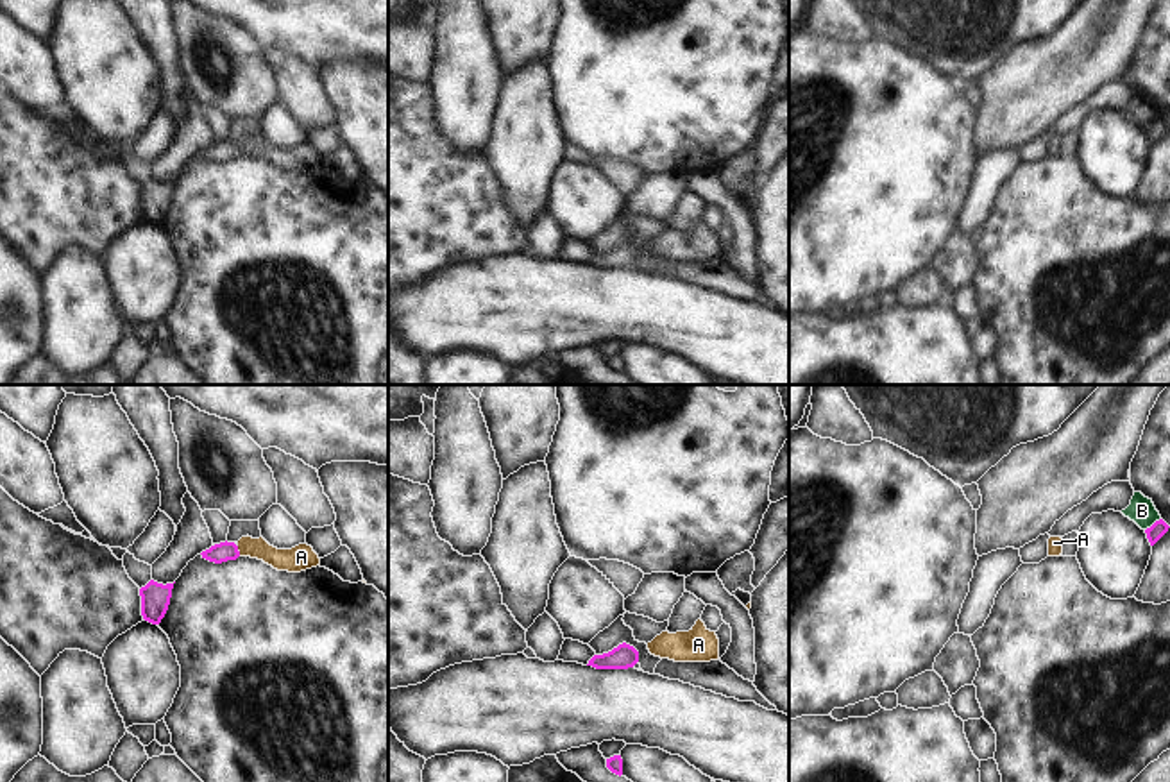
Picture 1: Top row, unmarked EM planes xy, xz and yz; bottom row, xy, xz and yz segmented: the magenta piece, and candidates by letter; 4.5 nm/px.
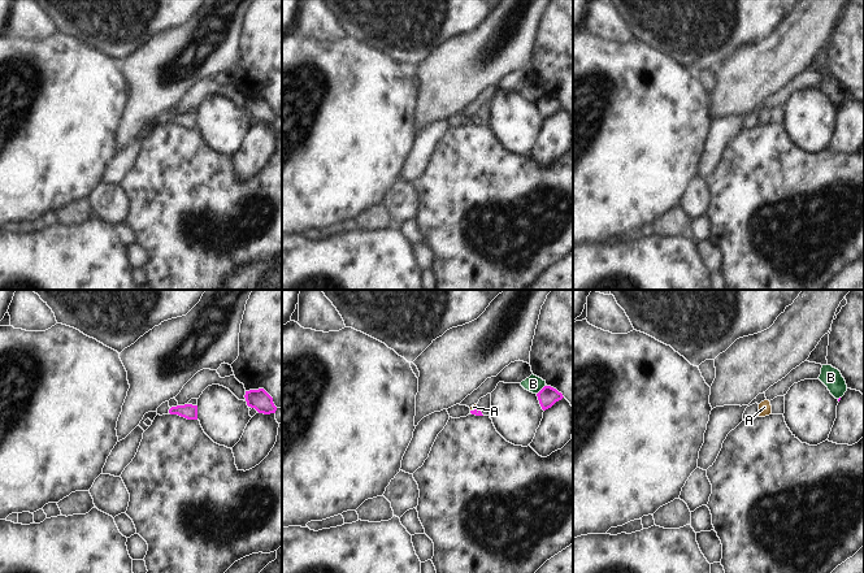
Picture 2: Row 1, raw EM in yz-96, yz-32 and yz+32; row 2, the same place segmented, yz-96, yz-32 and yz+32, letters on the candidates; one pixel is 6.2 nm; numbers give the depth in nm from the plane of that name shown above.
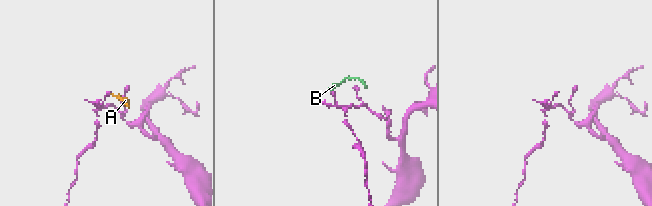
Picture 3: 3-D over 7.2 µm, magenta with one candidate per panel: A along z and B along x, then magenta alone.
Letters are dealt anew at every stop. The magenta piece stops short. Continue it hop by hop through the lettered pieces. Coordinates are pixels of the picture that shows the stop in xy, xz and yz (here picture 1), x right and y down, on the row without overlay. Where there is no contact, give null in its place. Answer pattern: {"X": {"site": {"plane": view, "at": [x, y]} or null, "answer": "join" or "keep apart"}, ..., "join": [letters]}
{"A": {"site": {"plane": "xy", "at": [238, 151]}, "answer": "join"}, "B": {"site": {"plane": "yz", "at": [1154, 122]}, "answer": "keep apart"}, "join": ["A"]}

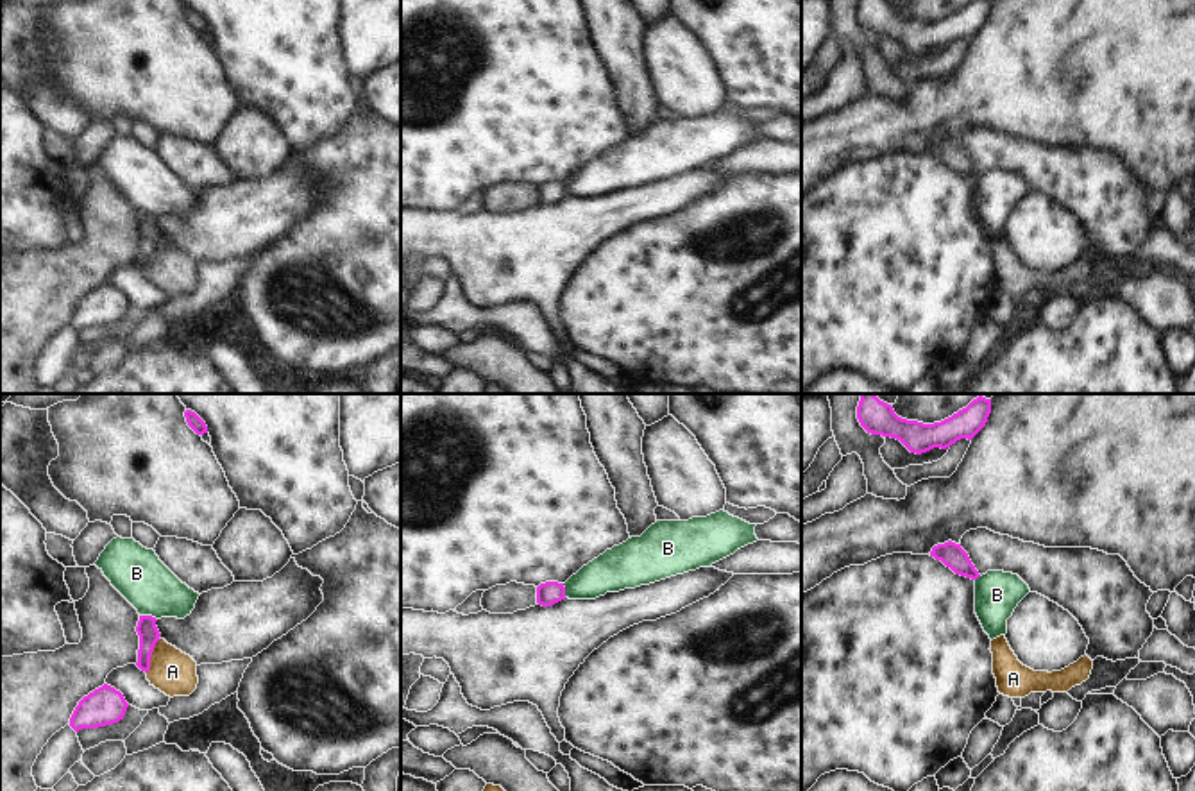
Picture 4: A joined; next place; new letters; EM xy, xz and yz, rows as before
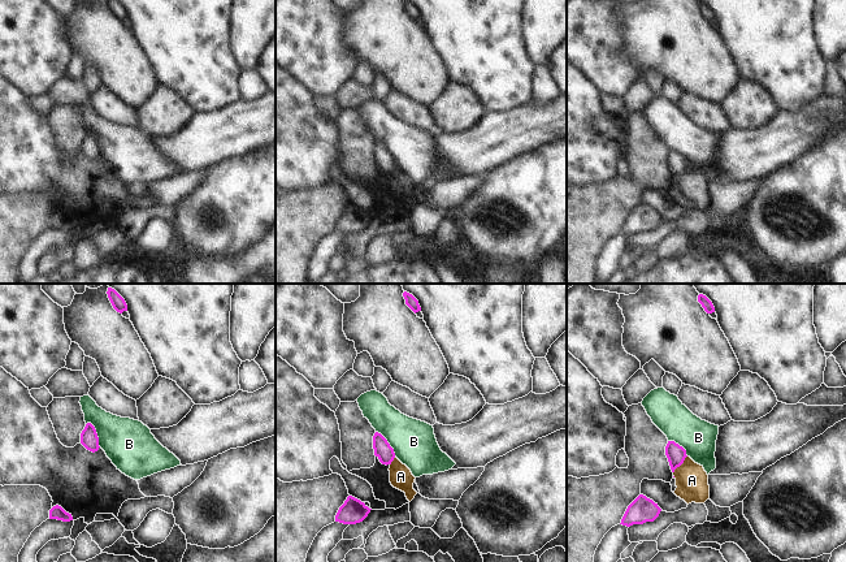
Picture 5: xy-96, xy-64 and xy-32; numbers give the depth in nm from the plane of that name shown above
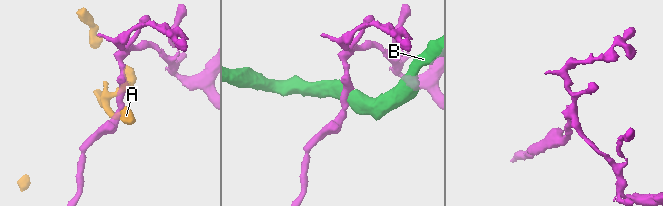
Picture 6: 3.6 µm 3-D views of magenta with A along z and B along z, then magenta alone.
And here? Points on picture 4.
{"A": {"site": {"plane": "xy", "at": [151, 255]}, "answer": "keep apart"}, "B": {"site": {"plane": "xy", "at": [149, 215]}, "answer": "keep apart"}, "join": []}

